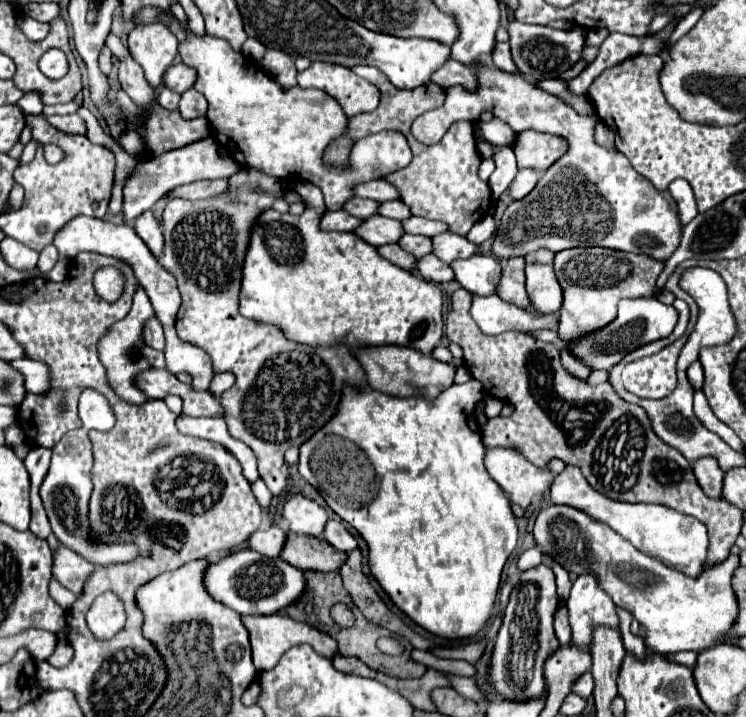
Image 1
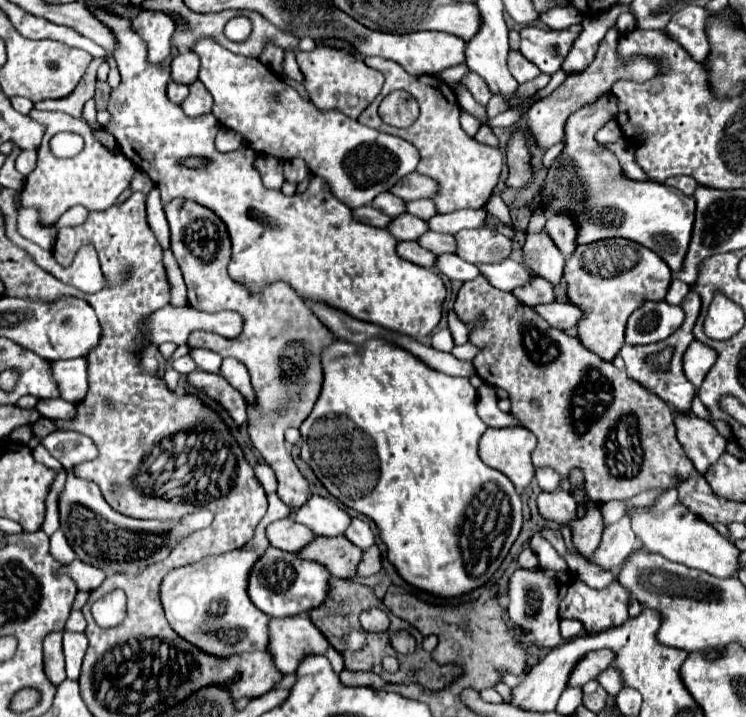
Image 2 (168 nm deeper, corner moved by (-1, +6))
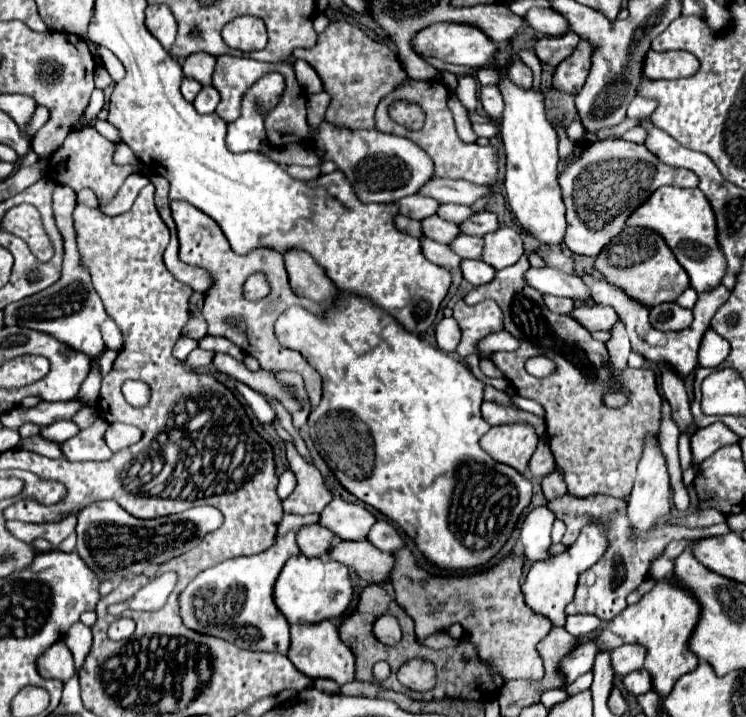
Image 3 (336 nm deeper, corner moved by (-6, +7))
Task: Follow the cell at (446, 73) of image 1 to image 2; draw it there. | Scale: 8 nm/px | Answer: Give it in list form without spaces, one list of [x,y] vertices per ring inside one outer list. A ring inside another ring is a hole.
[[[469,71],[459,83],[463,83],[463,87],[467,87],[467,91],[473,95],[473,99],[477,103],[489,103],[489,97],[493,97],[493,93],[489,95],[489,89],[487,89],[487,83],[473,71]]]

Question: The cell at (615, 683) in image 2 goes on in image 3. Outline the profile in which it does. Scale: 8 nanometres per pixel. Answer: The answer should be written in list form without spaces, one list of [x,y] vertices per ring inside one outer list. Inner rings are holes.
[[[636,670],[636,672],[632,672],[632,674],[628,674],[628,676],[624,676],[624,686],[632,692],[632,694],[642,694],[642,692],[648,692],[648,690],[652,690],[652,678],[648,676],[648,670]]]

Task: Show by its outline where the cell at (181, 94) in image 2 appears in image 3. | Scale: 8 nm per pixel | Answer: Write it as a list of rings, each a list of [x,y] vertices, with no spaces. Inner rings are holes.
[[[184,78],[182,80],[182,96],[188,100],[188,102],[192,102],[194,98],[196,98],[196,94],[200,92],[200,84],[196,82],[196,80],[190,80],[190,78]]]

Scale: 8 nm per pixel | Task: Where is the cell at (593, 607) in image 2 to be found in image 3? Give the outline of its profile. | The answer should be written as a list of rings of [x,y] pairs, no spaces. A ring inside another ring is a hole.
[[[564,494],[564,496],[558,496],[558,500],[550,500],[548,508],[552,508],[556,518],[562,518],[562,522],[568,528],[564,538],[562,538],[562,544],[566,544],[566,546],[570,546],[576,540],[582,526],[586,526],[586,524],[598,522],[598,524],[604,524],[608,528],[608,550],[592,568],[588,568],[580,576],[576,596],[566,606],[566,614],[580,614],[580,612],[594,614],[604,622],[612,620],[614,616],[618,616],[626,608],[626,596],[640,586],[640,582],[646,578],[646,574],[652,566],[652,560],[662,554],[662,550],[666,548],[668,542],[684,540],[684,538],[686,540],[700,540],[700,538],[710,538],[710,536],[730,532],[726,524],[714,524],[708,528],[676,526],[676,524],[670,524],[672,514],[666,514],[652,528],[648,528],[648,532],[642,532],[640,536],[632,536],[632,526],[630,526],[630,520],[626,516],[626,508],[628,508],[626,500],[616,500],[610,496],[578,498],[572,494]]]

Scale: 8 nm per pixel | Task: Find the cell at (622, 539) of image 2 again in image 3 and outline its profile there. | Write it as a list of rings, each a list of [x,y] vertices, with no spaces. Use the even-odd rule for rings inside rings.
[[[650,434],[648,438],[644,438],[644,452],[638,462],[638,472],[636,472],[632,494],[628,498],[628,518],[634,526],[634,532],[644,532],[660,516],[664,516],[668,512],[670,512],[670,476],[668,476],[668,468],[666,468],[666,458],[660,450],[658,438]]]

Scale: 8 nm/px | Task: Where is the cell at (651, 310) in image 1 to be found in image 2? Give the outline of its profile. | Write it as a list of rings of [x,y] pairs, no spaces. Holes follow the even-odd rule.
[[[643,301],[635,313],[631,313],[625,329],[625,345],[647,345],[657,343],[665,337],[669,337],[685,319],[685,313],[679,305],[669,305],[667,301]]]

